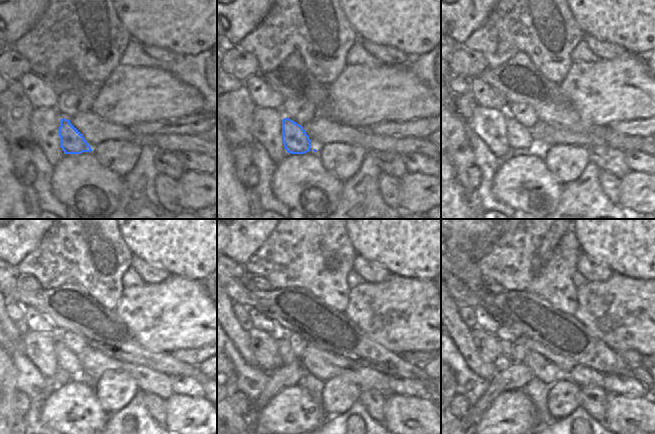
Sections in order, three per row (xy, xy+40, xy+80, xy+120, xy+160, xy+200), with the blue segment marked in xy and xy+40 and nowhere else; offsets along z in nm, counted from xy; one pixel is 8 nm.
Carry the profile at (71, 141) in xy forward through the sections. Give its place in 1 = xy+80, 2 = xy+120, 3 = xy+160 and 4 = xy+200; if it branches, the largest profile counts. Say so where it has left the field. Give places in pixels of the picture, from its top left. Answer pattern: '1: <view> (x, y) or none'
1: xy+80 (519, 138)
2: xy+120 (67, 360)
3: xy+160 (287, 356)
4: xy+200 (504, 342)

